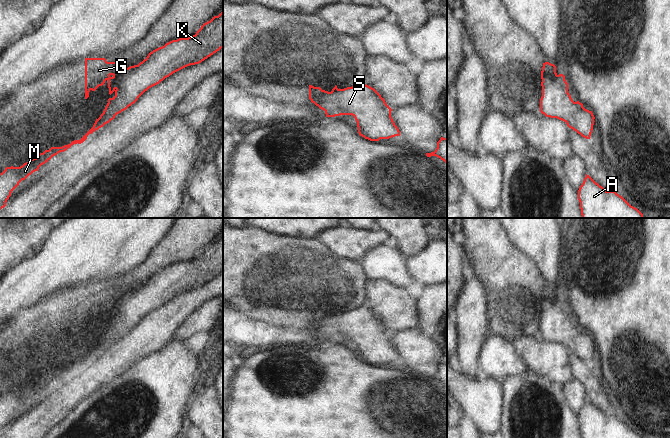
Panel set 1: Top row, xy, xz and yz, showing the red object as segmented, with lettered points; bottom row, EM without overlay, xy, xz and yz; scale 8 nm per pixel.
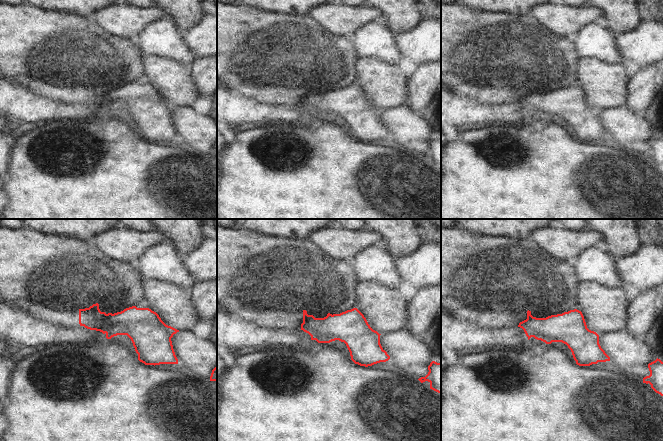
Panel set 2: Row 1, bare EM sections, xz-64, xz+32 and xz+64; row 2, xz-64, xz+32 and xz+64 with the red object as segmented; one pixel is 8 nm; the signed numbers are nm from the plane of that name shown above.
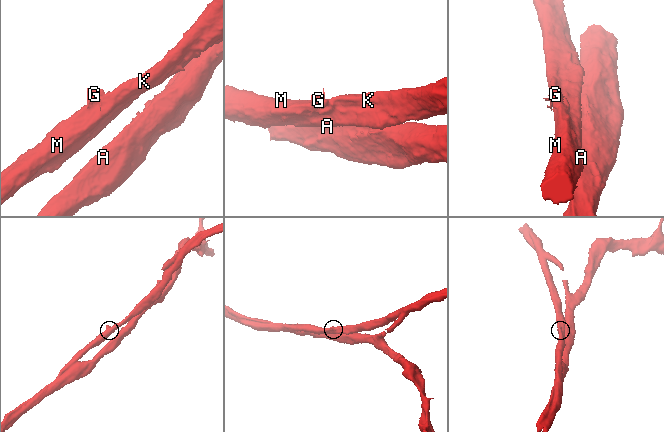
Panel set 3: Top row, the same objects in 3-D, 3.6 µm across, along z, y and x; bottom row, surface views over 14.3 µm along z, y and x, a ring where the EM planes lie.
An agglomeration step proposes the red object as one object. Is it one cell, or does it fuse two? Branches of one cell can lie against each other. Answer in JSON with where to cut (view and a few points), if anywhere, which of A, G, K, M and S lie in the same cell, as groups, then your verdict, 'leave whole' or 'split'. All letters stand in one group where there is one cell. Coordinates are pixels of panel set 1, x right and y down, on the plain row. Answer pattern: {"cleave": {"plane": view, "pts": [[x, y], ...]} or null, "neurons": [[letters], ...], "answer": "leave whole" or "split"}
{"cleave": {"plane": "xz", "pts": [[341, 313], [330, 316], [326, 320], [320, 320], [314, 327]]}, "neurons": [["A", "K", "M", "S"], ["G"]], "answer": "split"}

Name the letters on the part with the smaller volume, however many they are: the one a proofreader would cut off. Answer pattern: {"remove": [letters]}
{"remove": ["G"]}

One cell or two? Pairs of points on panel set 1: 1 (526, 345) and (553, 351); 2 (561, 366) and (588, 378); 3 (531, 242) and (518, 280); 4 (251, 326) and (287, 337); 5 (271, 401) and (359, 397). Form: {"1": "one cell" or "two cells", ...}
{"1": "one cell", "2": "two cells", "3": "two cells", "4": "one cell", "5": "one cell"}

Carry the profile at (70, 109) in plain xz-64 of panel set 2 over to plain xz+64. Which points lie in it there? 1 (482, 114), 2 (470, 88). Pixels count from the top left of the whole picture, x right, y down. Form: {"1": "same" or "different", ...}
{"1": "same", "2": "different"}

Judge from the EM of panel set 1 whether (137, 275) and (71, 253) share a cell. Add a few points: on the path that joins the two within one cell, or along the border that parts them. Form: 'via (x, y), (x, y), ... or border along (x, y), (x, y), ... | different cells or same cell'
border along (146, 257), (142, 262), (121, 276), (105, 280) | different cells

